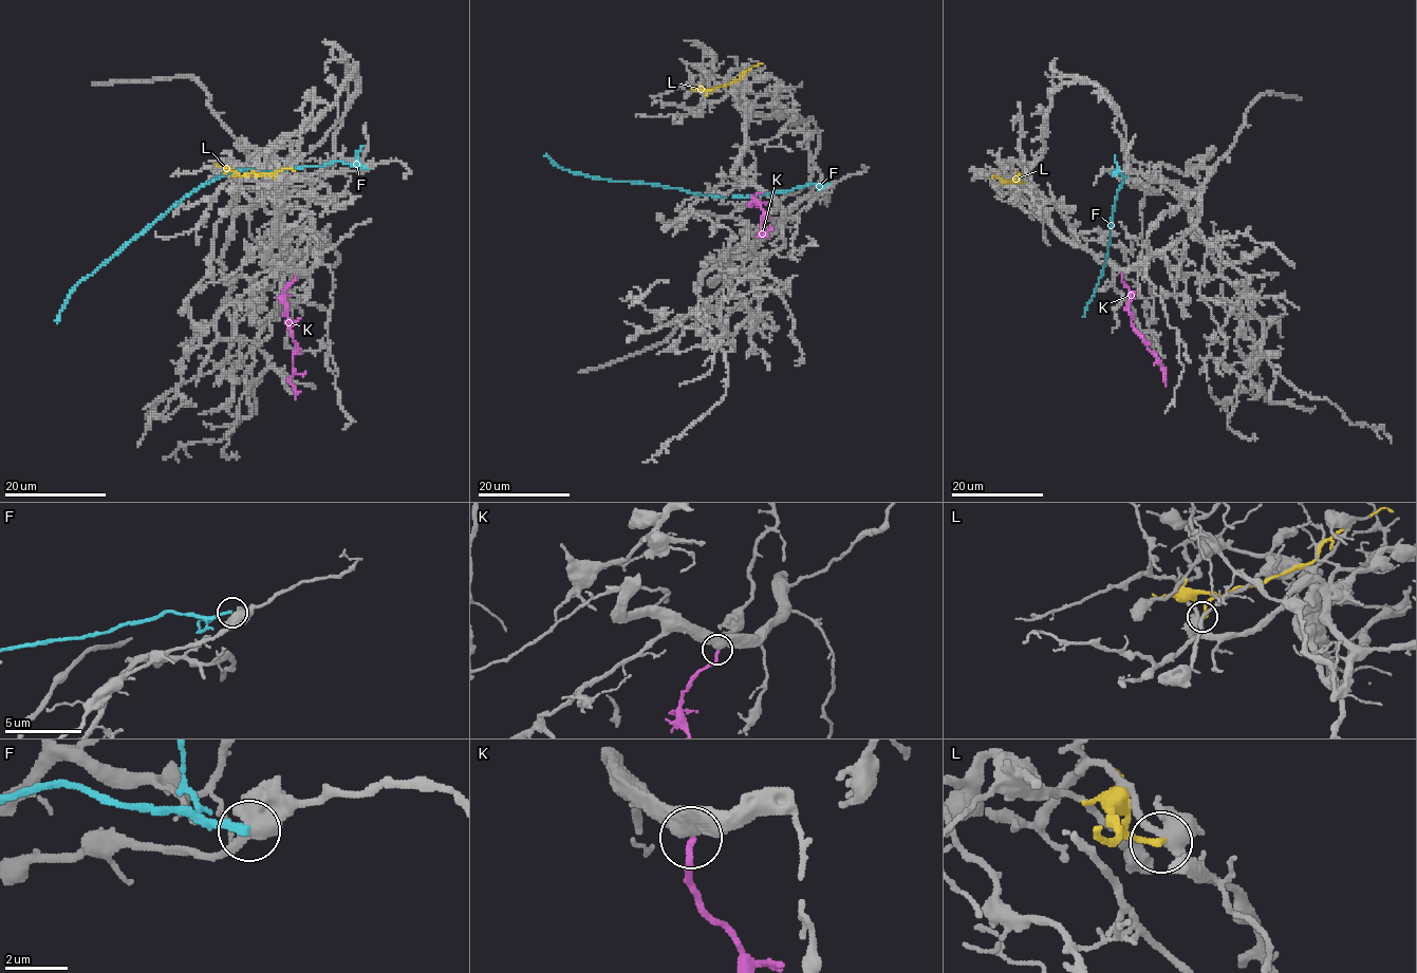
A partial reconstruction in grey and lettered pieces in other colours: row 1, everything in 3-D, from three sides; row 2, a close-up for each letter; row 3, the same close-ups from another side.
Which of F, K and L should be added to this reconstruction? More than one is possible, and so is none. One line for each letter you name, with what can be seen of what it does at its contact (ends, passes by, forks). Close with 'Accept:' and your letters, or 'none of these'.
K: it ends
Accept: K

